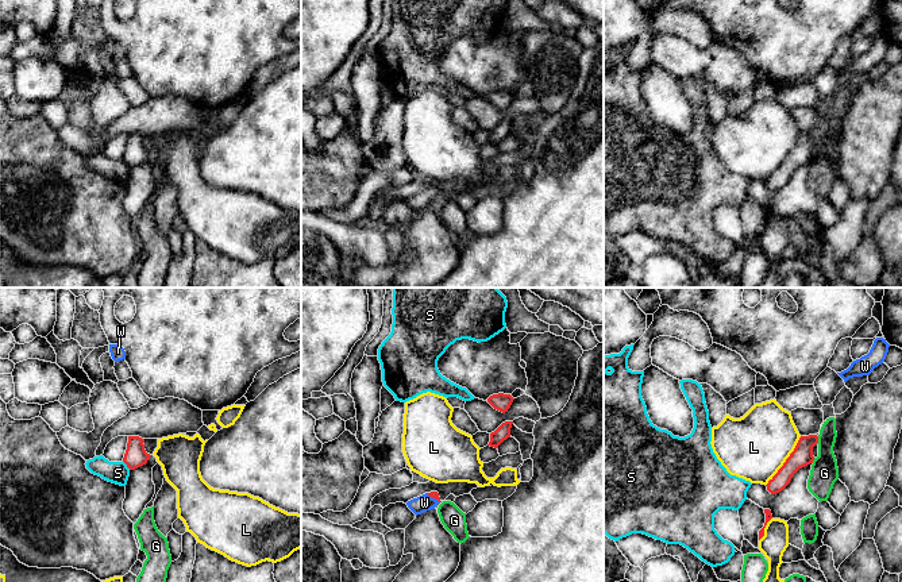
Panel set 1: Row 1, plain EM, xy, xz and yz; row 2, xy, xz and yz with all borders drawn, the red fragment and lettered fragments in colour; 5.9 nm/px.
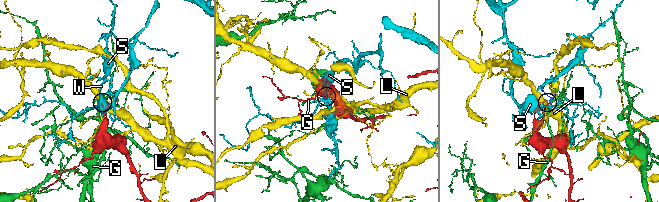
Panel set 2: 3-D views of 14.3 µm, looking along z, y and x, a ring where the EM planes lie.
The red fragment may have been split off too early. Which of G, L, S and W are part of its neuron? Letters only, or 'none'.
W

